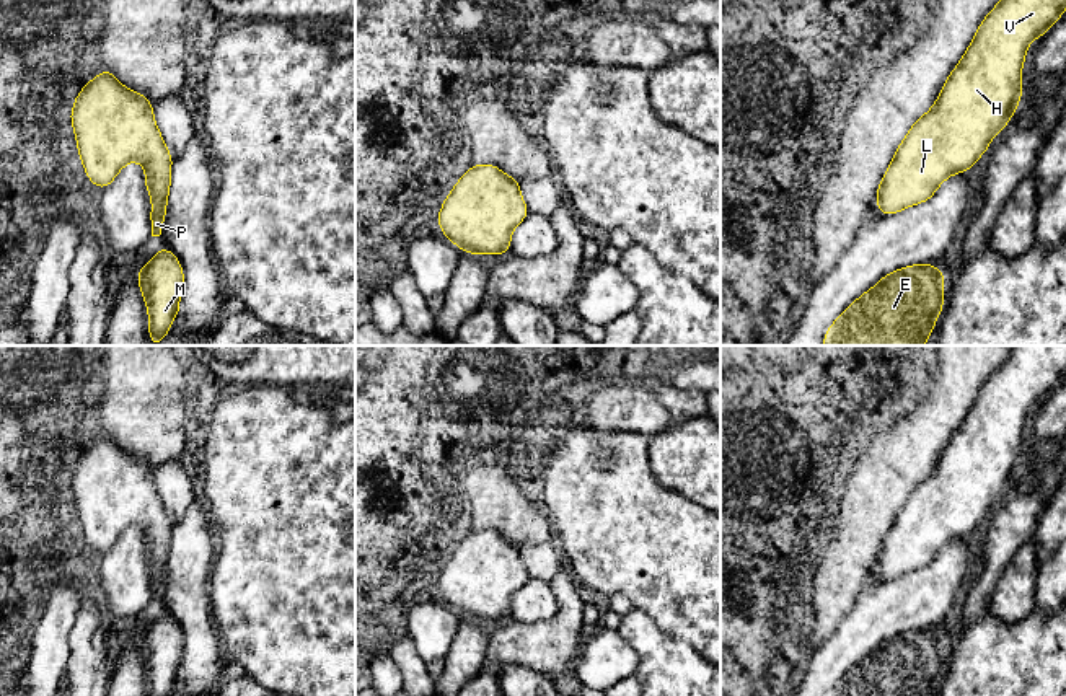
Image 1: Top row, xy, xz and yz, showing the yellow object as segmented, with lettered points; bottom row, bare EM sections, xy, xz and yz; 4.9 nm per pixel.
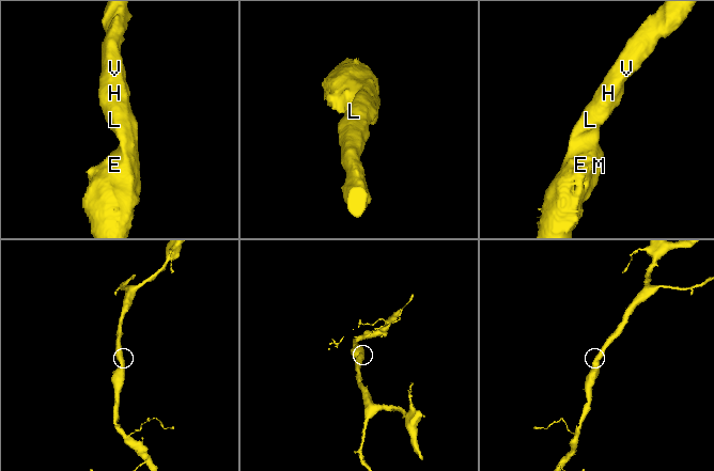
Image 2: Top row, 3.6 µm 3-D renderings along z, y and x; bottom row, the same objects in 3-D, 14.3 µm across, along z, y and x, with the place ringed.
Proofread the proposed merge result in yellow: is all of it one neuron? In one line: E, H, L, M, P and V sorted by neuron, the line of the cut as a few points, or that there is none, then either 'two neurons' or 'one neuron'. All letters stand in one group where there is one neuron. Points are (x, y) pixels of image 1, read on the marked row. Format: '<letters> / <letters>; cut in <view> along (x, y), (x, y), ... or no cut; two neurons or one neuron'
E H L M P V; no cut; one neuron

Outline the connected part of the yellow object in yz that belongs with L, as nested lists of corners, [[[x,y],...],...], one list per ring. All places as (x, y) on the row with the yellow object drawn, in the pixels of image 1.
[[[999,0],[991,8],[934,106],[898,145],[875,192],[880,214],[929,200],[947,178],[980,160],[1017,111],[1030,42],[1064,10],[1066,0]]]

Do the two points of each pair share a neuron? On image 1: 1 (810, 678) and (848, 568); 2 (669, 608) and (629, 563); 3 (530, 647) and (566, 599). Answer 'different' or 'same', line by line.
1: different
2: same
3: same

